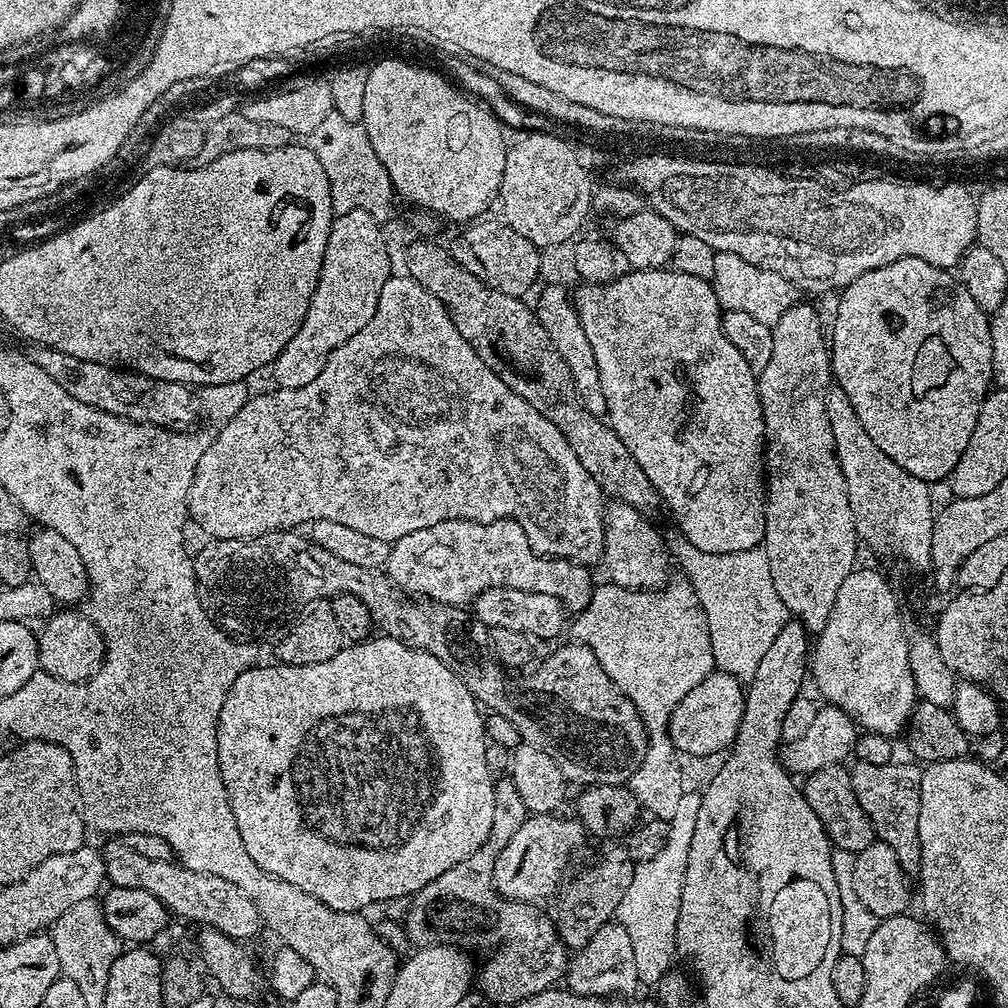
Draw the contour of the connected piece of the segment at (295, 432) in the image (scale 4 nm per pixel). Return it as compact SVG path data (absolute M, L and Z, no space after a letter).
M393 274L388 277L386 286L382 286L382 294L378 294L378 310L374 310L374 318L354 334L322 366L322 374L314 378L314 382L301 388L276 388L272 392L264 392L261 396L249 395L248 400L224 424L219 425L210 446L198 458L198 466L194 474L194 482L190 482L188 491L188 516L205 532L205 537L217 540L248 540L252 536L261 536L267 532L287 532L299 529L299 524L311 525L314 520L338 522L341 526L350 526L354 530L362 530L362 534L371 534L373 538L382 538L395 542L398 538L406 538L406 534L414 534L414 530L422 530L426 526L438 526L438 522L447 520L473 520L479 524L489 524L495 520L514 519L522 526L526 538L534 551L542 556L554 556L557 560L574 560L577 564L592 566L604 554L604 513L606 497L601 492L598 482L586 474L582 462L578 462L574 450L570 450L570 442L562 438L562 430L550 422L550 418L542 418L530 402L518 398L482 358L458 334L458 326L450 318L448 311L422 286L407 274Z

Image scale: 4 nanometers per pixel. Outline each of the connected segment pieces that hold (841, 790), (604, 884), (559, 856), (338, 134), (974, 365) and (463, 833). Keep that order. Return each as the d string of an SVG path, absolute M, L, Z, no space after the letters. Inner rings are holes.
M844 764L822 766L822 770L807 773L805 780L808 781L802 784L802 791L806 802L810 802L810 810L818 814L818 822L822 822L833 849L858 853L877 841L874 826L854 794L851 771Z
M616 846L606 849L585 872L567 881L566 887L559 893L560 905L554 911L556 932L565 948L579 950L586 946L586 942L590 942L590 938L594 938L594 934L615 917L622 897L634 878L636 866L636 861L630 858L627 850Z
M555 813L529 815L514 837L506 842L505 849L498 854L492 880L496 892L505 900L531 903L550 895L553 891L554 894L561 887L568 860L572 852L583 844L586 831L580 820L560 815Z
M333 110L326 114L324 121L312 131L310 147L318 162L322 162L322 170L326 170L333 213L361 208L374 219L387 221L387 216L392 212L394 189L390 174L386 174L386 166L382 166L382 158L378 158L378 154L374 154L374 146L370 146L370 138L363 123L344 118Z
M909 256L862 274L843 289L839 296L840 301L836 304L836 317L832 320L832 328L830 324L830 355L835 383L846 394L846 398L850 398L850 406L854 406L858 422L862 422L866 434L870 434L874 446L878 446L882 454L894 458L894 462L898 462L902 470L914 474L914 478L922 478L929 482L947 481L954 466L958 466L958 458L962 458L962 450L966 450L966 445L970 442L970 434L974 434L974 422L978 422L978 410L994 384L989 313L978 308L977 303L967 293L966 286L951 271L930 266L930 262L922 262L922 258Z
M383 634L377 635L375 638L349 643L338 654L334 654L334 658L330 658L326 662L314 662L310 666L271 663L264 665L261 663L259 666L248 668L242 674L238 674L238 678L234 678L234 686L230 686L230 694L226 694L226 702L222 702L222 714L218 718L218 730L216 731L218 766L222 774L222 782L226 786L230 810L234 810L234 822L238 822L238 834L242 834L242 843L246 845L250 858L254 858L254 862L258 862L258 866L262 870L285 882L290 882L293 886L298 886L307 894L312 894L314 898L318 898L326 906L330 906L331 910L363 913L367 910L366 908L371 904L378 903L379 900L400 900L403 896L405 898L415 896L422 890L422 886L434 882L434 878L438 878L438 874L446 874L446 870L450 870L450 866L458 866L458 862L462 862L462 858L474 854L474 850L478 850L478 846L482 846L482 842L486 842L486 838L490 834L490 821L494 819L494 775L492 776L491 770L488 769L490 744L484 730L485 717L480 716L481 705L470 694L467 686L454 674L454 670L450 670L442 662L438 662L438 658Z

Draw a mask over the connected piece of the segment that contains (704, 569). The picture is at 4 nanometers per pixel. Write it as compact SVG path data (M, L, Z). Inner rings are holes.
M678 530L670 536L670 556L680 563L683 575L691 581L698 594L702 610L706 614L706 622L710 630L710 644L714 654L716 668L721 672L735 676L741 682L754 678L754 670L758 670L758 662L766 655L766 649L774 643L778 630L782 630L786 613L782 598L778 598L778 590L774 590L774 578L770 578L770 562L766 562L763 547L750 550L738 550L734 554L710 554L706 550L698 550Z

